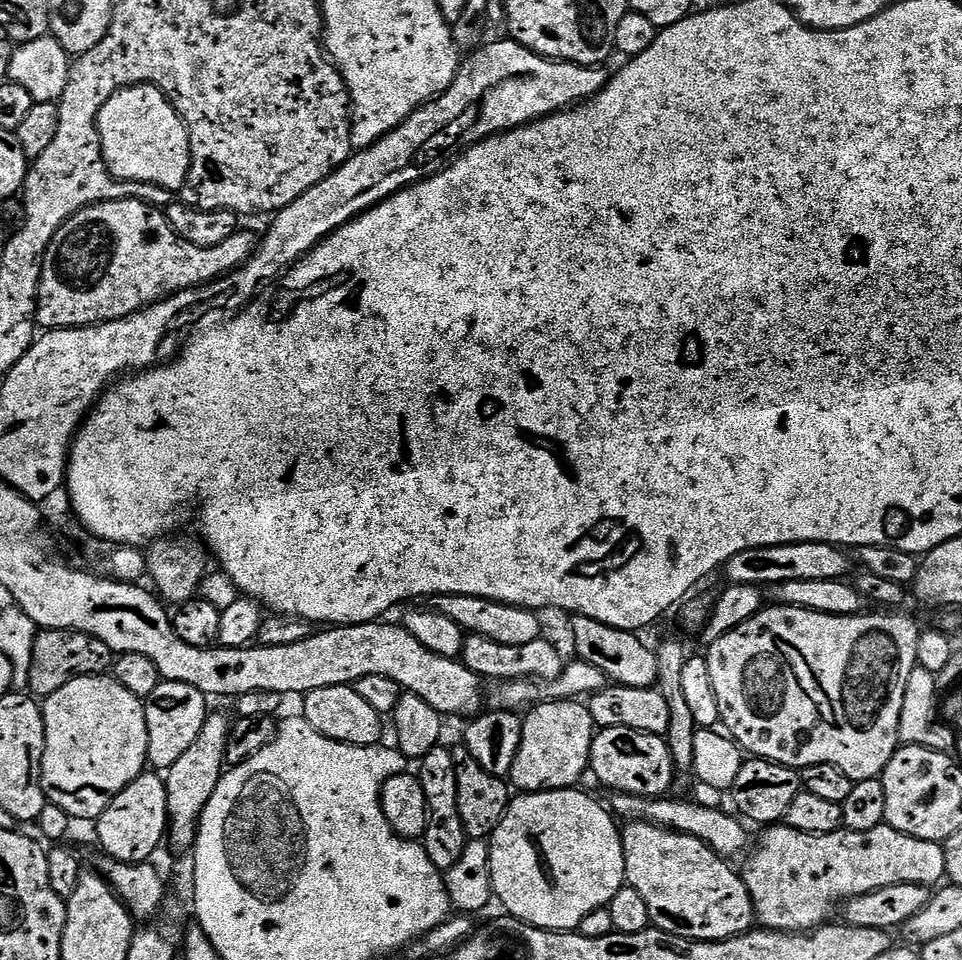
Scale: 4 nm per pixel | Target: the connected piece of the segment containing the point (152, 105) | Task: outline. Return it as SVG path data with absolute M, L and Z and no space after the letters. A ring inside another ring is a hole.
M152 84L119 88L102 106L96 129L100 135L104 164L113 180L152 184L170 194L179 193L187 185L192 165L188 128L160 88Z

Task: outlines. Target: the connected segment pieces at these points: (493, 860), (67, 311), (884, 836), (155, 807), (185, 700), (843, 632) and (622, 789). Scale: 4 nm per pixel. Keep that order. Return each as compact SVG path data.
M579 787L575 788L559 788L553 792L526 792L516 794L509 799L508 809L502 818L502 822L498 826L498 830L494 830L494 834L490 838L490 874L492 875L492 891L495 899L500 900L500 904L505 913L516 919L534 925L535 928L545 928L551 932L571 932L579 929L582 918L586 918L586 914L590 914L590 910L598 910L606 908L609 902L614 898L614 894L618 894L618 890L625 887L624 878L624 851L622 850L622 838L620 837L621 829L616 828L617 821L614 819L613 813L607 807L604 808L592 796L580 792Z
M107 200L101 204L91 204L89 208L83 208L81 212L75 212L65 224L63 224L54 234L50 246L44 255L44 265L42 266L42 278L40 279L40 289L36 299L36 323L41 329L51 330L54 328L85 328L91 324L105 324L118 318L126 318L130 314L139 312L142 308L149 308L161 298L173 296L176 292L184 292L188 288L199 288L202 284L209 284L212 280L218 280L228 272L233 272L235 268L241 268L243 264L251 258L256 250L258 236L252 232L244 230L236 231L233 236L226 238L213 248L199 248L194 246L194 242L186 242L173 230L168 221L167 215L157 205L147 204L141 200Z
M781 822L765 827L761 832L764 833L761 834L756 849L755 844L751 849L752 857L742 867L742 875L752 899L752 908L756 911L756 920L773 932L811 932L812 929L829 923L835 917L832 916L835 912L837 915L841 902L870 894L874 890L882 890L882 886L894 886L902 882L936 886L945 879L943 843L902 834L886 823L865 832L841 830L830 834L806 834Z
M145 770L130 786L112 797L106 810L94 821L96 840L101 844L103 855L124 864L143 864L153 859L152 855L165 843L168 831L168 803L164 776Z
M161 681L158 689L154 690L152 695L145 701L146 724L147 724L147 758L148 764L157 771L166 772L174 762L186 754L187 747L198 738L198 733L205 724L205 718L210 708L207 708L208 698L204 692L197 687L189 686L186 683L170 683Z
M768 606L759 612L750 622L742 622L730 634L718 638L718 642L707 645L706 659L710 666L710 682L714 685L714 694L718 697L720 724L726 729L745 753L753 757L769 760L787 768L803 770L810 766L829 764L838 766L842 774L849 776L853 782L857 780L874 780L883 773L890 758L896 753L900 744L900 719L902 718L902 698L906 698L906 681L916 667L918 658L918 638L922 628L904 614L880 614L884 616L835 616L822 614L805 608L785 608L783 606Z
M622 726L601 728L593 735L588 767L597 782L609 788L609 793L645 798L667 797L671 793L668 791L672 788L672 779L678 776L665 737Z

